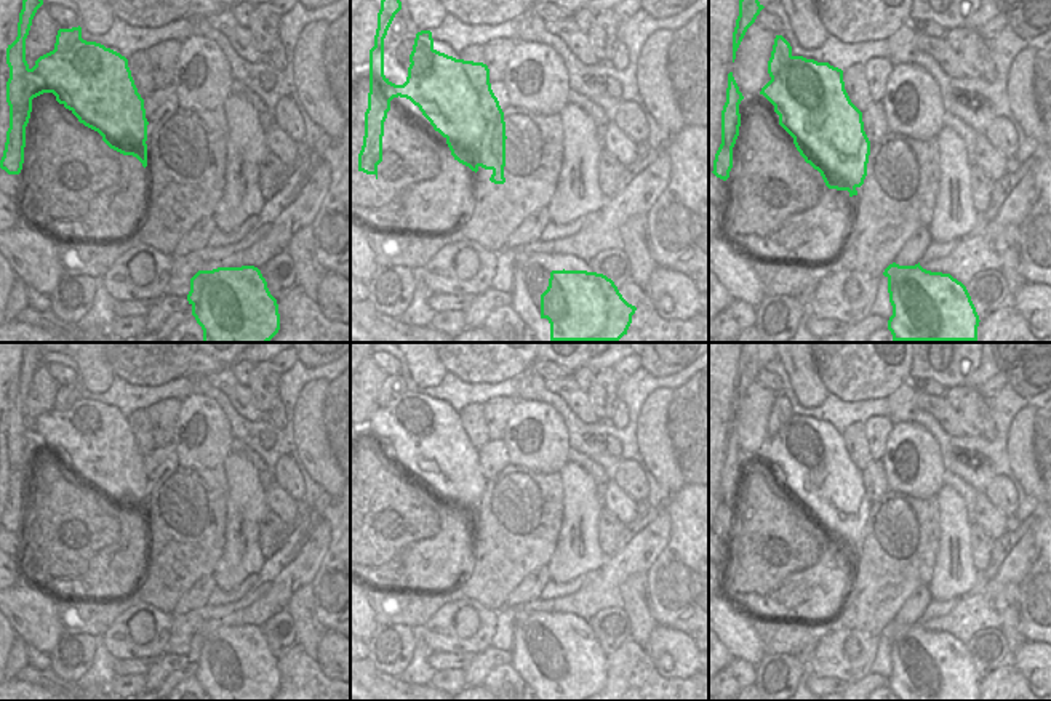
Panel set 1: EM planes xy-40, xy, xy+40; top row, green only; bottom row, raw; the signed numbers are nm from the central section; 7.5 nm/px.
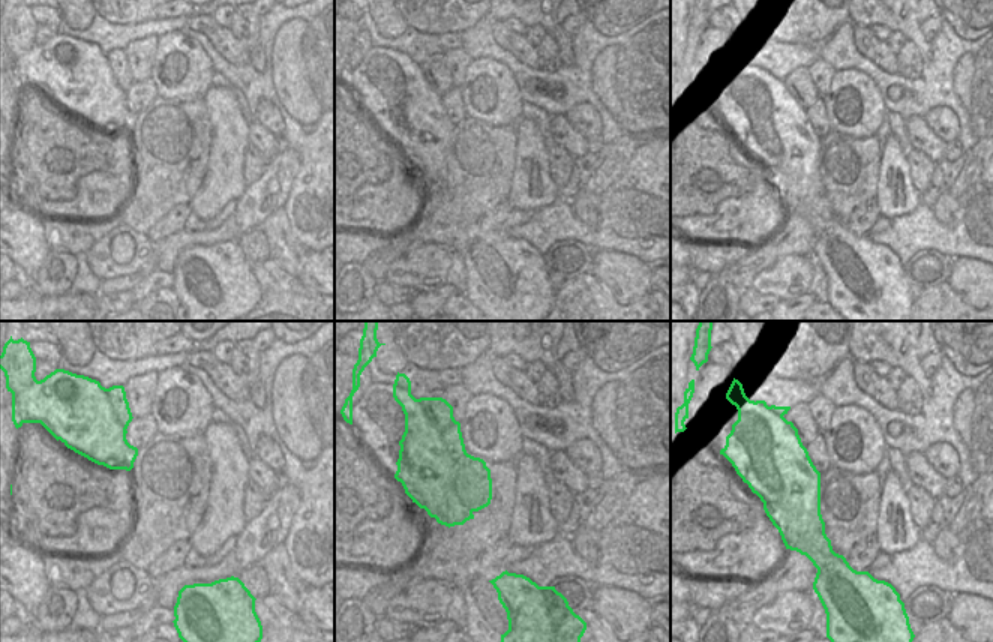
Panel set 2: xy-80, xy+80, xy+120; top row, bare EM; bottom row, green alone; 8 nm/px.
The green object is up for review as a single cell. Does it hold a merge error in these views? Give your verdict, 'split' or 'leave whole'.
leave whole

